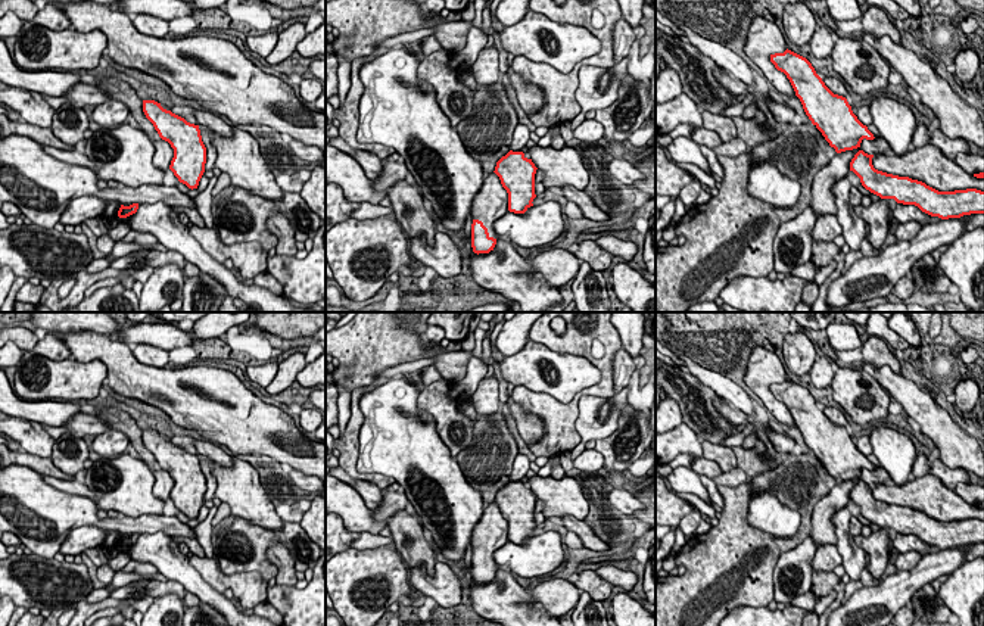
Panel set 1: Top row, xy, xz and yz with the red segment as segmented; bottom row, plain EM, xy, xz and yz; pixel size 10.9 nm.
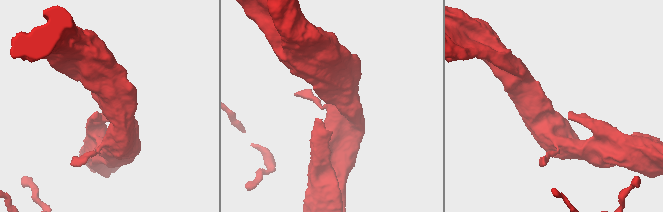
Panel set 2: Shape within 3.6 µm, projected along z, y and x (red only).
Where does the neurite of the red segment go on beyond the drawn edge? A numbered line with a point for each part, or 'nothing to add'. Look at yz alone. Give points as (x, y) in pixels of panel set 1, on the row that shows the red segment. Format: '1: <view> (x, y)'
1: yz (822, 202)

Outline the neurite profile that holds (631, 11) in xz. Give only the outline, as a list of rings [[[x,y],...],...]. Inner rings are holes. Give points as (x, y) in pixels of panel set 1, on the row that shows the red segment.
[[[617,0],[622,18],[632,27],[636,28],[641,24],[642,7],[645,0]]]

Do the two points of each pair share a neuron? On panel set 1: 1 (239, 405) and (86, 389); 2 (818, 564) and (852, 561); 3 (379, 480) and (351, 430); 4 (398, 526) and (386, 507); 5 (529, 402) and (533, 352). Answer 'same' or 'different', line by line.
1: different
2: different
3: same
4: different
5: different

